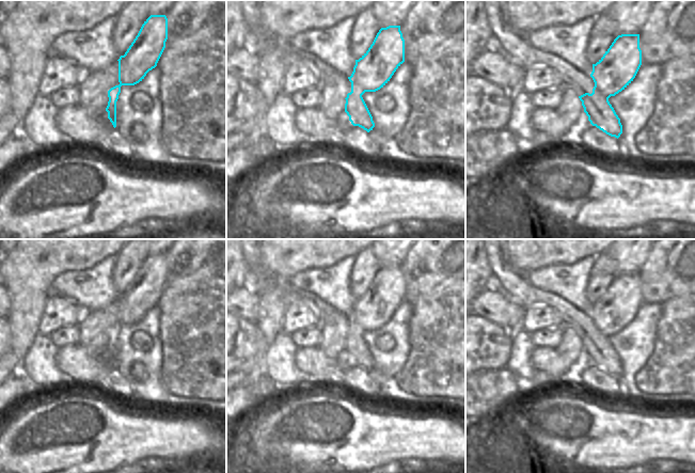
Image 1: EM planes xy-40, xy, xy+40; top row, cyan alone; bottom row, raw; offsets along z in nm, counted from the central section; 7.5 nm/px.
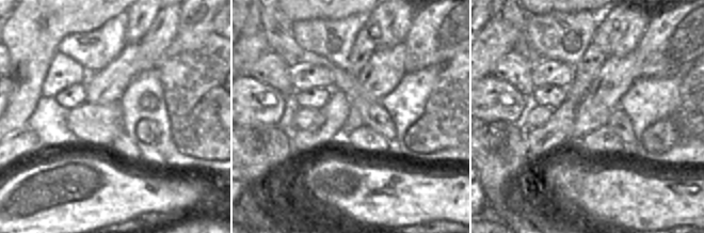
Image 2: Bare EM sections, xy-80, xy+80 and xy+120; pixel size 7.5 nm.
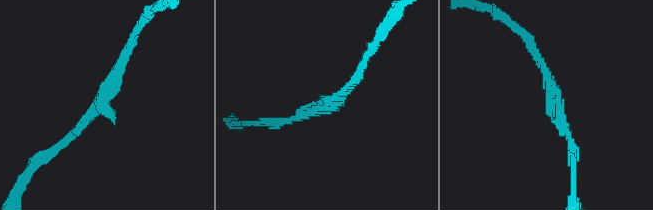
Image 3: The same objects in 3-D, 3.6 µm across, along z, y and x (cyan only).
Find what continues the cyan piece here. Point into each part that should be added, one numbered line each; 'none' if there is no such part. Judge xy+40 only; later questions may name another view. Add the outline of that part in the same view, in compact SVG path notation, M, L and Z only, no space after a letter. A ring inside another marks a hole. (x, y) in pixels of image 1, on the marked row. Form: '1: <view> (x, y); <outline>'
none

